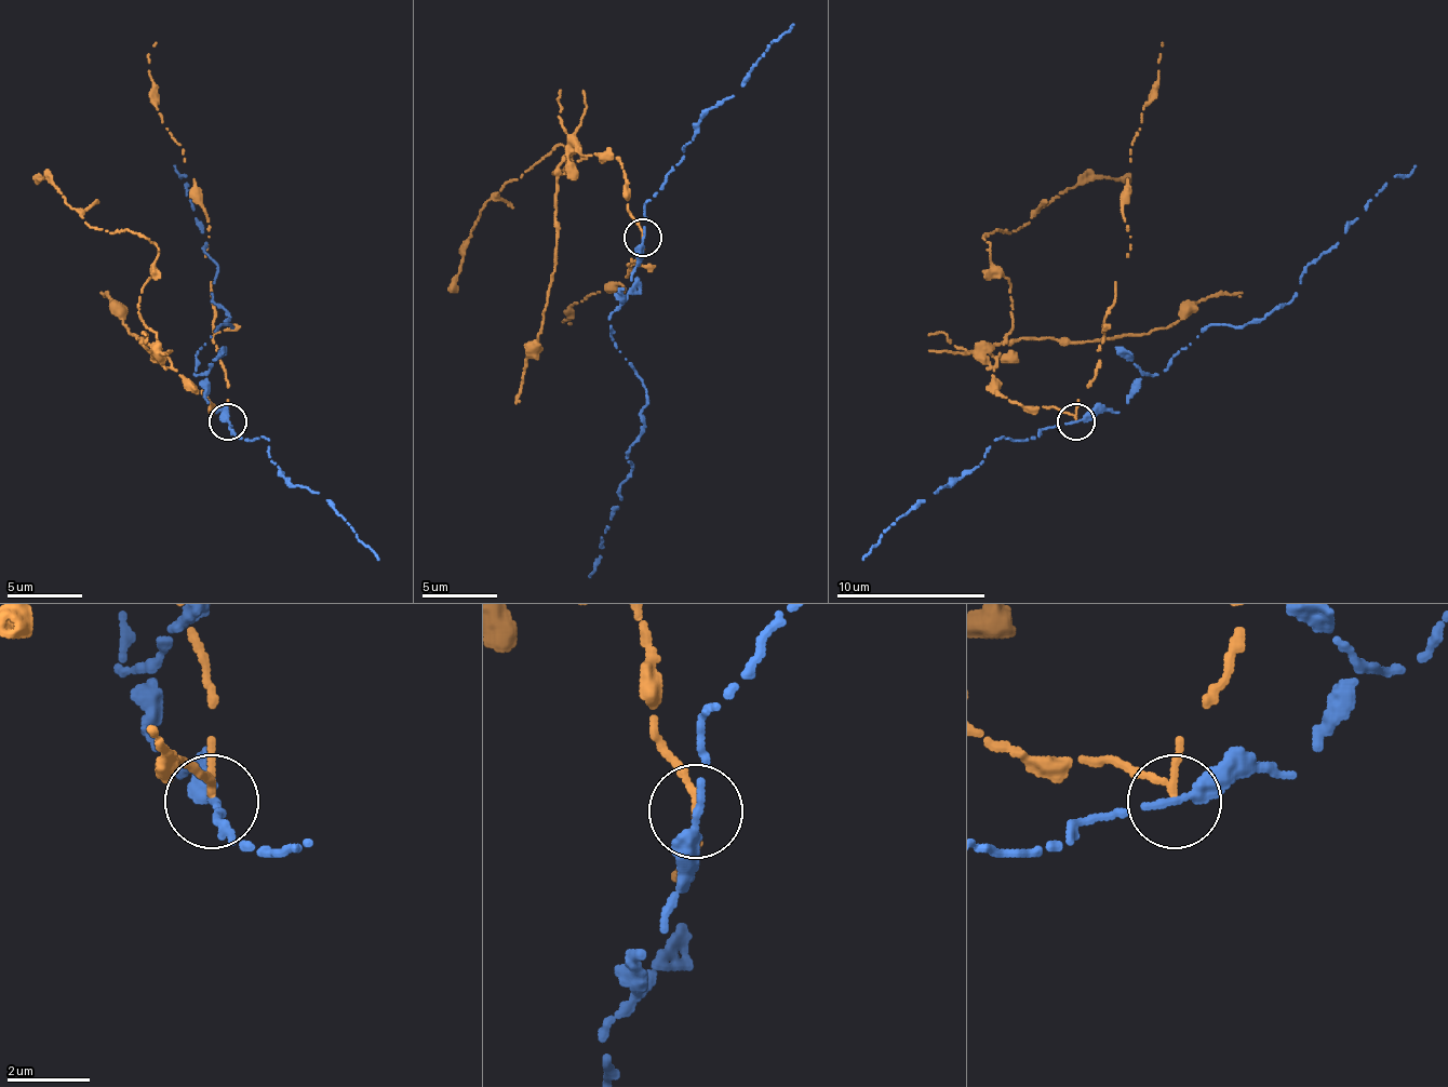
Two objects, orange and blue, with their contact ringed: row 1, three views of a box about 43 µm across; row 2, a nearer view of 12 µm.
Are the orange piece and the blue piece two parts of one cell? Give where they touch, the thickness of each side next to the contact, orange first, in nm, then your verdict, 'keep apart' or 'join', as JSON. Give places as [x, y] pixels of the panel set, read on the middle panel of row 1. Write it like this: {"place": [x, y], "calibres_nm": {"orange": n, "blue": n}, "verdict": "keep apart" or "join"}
{"place": [642, 238], "calibres_nm": {"orange": 200, "blue": 240}, "verdict": "keep apart"}

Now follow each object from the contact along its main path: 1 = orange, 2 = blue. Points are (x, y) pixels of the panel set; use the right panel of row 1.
1: (1077, 418), (999, 389), (988, 363), (1014, 307), (983, 239), (1070, 187), (1129, 176)
2: (1077, 423), (1118, 412), (1137, 381), (1160, 374), (1211, 325), (1245, 325), (1271, 314), (1376, 195), (1417, 164)

